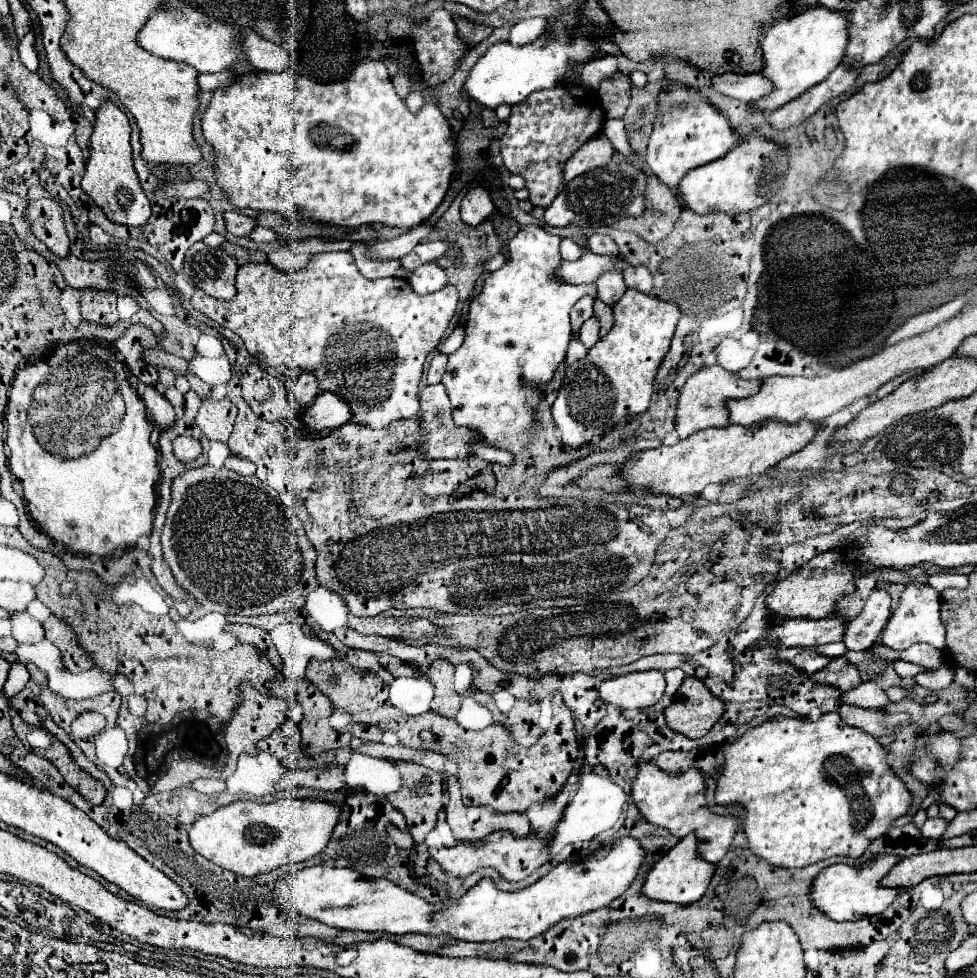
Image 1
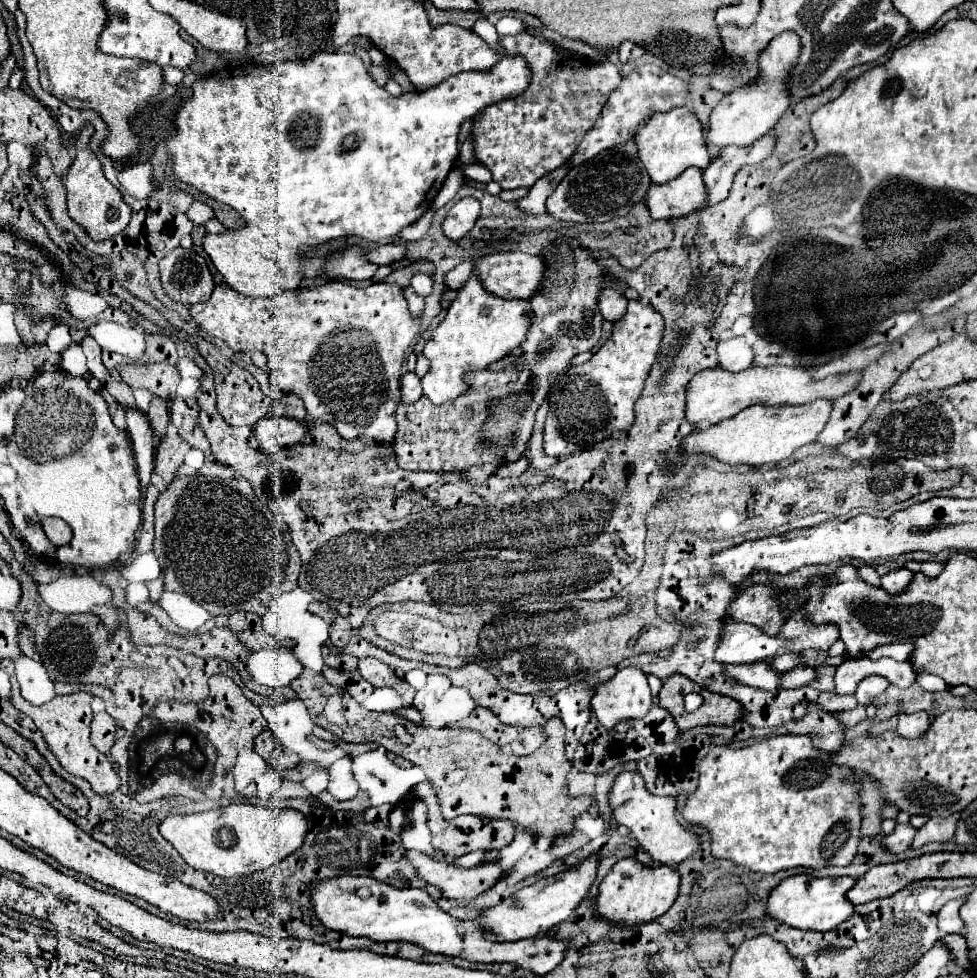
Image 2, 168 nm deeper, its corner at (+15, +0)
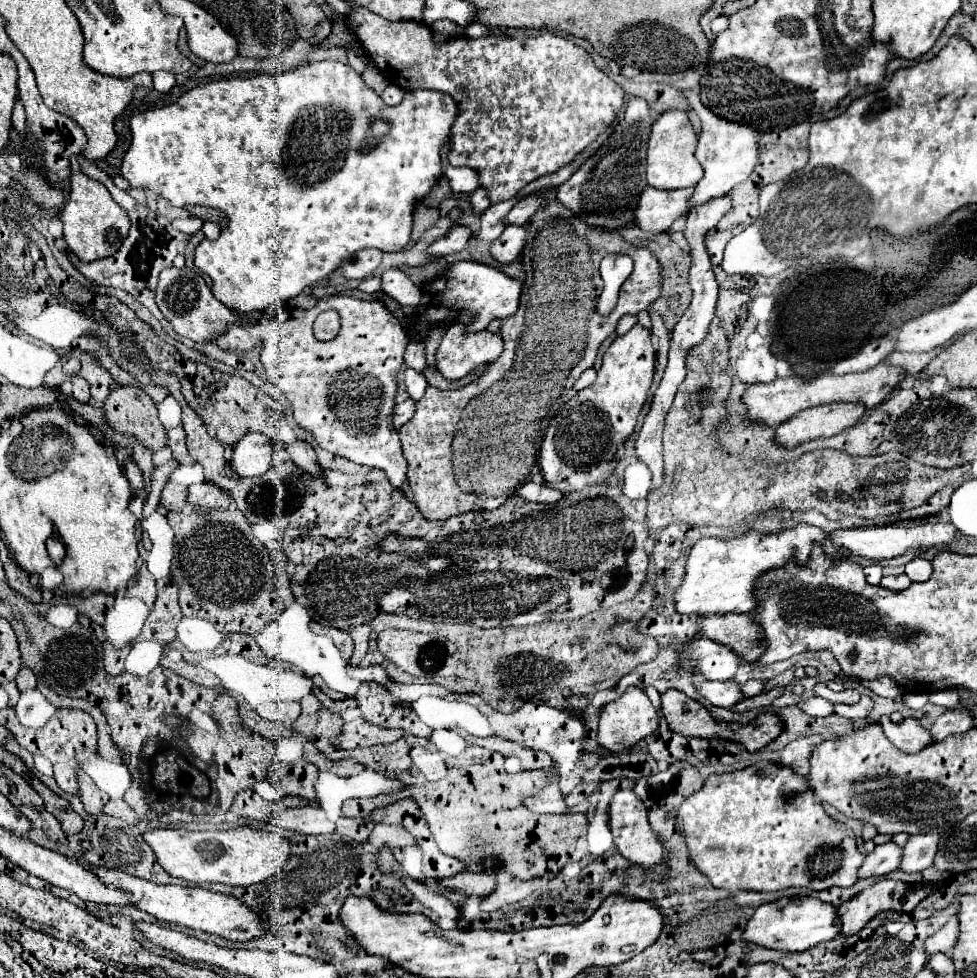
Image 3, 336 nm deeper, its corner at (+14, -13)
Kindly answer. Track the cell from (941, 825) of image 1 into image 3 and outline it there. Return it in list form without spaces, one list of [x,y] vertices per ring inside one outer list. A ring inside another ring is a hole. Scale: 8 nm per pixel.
[[[884,843],[884,845],[878,845],[872,853],[868,853],[864,857],[864,863],[862,867],[858,869],[858,879],[866,879],[870,875],[888,875],[890,871],[896,871],[898,869],[898,863],[900,863],[900,857],[902,857],[902,847],[898,847],[896,843]]]

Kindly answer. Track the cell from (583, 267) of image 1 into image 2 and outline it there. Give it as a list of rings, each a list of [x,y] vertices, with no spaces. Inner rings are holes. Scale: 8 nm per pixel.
[[[499,252],[479,260],[477,274],[491,294],[533,298],[545,278],[545,260],[525,252]]]

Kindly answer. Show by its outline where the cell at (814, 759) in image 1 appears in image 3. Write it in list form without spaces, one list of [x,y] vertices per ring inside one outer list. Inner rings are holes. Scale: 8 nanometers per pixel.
[[[758,763],[756,767],[746,767],[734,773],[724,773],[724,775],[710,775],[704,783],[704,787],[694,793],[692,797],[688,797],[678,811],[678,819],[680,819],[680,829],[684,833],[684,841],[688,845],[688,853],[690,853],[690,861],[698,867],[698,871],[702,875],[706,875],[710,879],[710,883],[718,889],[726,889],[730,893],[738,893],[738,891],[780,891],[780,889],[788,889],[788,887],[806,887],[810,891],[824,891],[830,887],[852,887],[858,877],[856,871],[862,865],[864,855],[856,849],[856,839],[854,833],[850,829],[834,829],[834,821],[824,813],[822,803],[816,799],[816,795],[806,789],[806,779],[804,777],[796,777],[794,771],[790,771],[790,767],[778,767],[774,763]]]

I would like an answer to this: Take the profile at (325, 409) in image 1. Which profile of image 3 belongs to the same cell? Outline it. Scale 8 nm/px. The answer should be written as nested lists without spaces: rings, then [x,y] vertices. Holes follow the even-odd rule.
[[[246,433],[236,445],[230,459],[230,467],[240,477],[264,475],[270,469],[272,443],[262,433]]]

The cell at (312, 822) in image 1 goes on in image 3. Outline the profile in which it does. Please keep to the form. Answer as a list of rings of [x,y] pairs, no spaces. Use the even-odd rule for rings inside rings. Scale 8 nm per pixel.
[[[238,827],[230,831],[186,831],[186,829],[152,829],[142,835],[144,841],[152,847],[160,867],[172,877],[192,881],[196,885],[204,883],[224,883],[224,885],[254,885],[276,875],[290,857],[290,843],[274,833],[256,831],[250,827]]]

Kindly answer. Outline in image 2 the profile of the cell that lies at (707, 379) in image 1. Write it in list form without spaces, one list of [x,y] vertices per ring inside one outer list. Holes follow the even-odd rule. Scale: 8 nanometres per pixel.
[[[771,366],[771,368],[747,368],[743,372],[727,372],[723,368],[709,368],[695,374],[687,386],[687,404],[685,404],[685,420],[691,424],[719,424],[721,420],[733,418],[741,410],[763,404],[763,406],[779,406],[779,404],[811,404],[819,398],[839,398],[857,386],[861,374],[857,378],[827,378],[821,382],[813,382],[809,372],[803,368],[787,368],[787,366]]]

